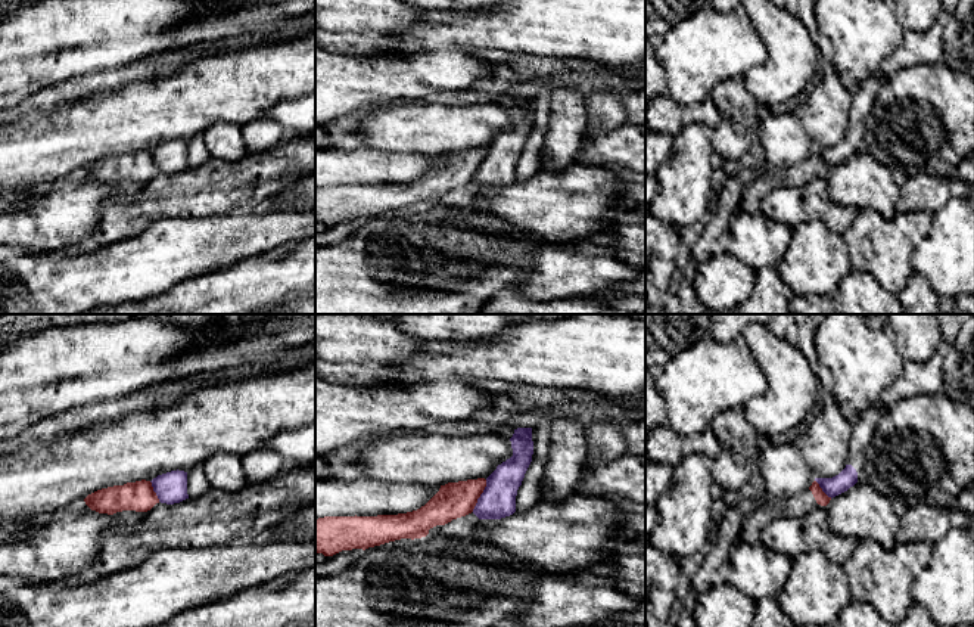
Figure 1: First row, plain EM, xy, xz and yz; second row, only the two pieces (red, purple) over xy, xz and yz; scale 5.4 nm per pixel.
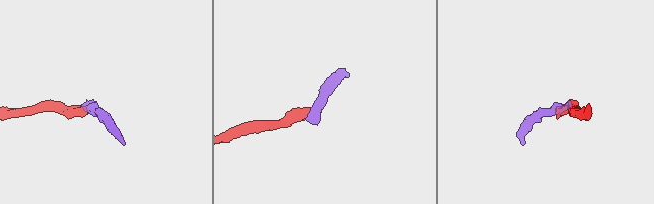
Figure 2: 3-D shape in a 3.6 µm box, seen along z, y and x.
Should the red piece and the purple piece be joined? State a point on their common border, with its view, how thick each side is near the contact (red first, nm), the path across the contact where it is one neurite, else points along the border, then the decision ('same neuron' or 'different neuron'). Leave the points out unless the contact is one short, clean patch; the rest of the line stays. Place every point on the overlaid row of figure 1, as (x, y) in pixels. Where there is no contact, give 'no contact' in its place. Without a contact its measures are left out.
contact xz (479, 496); calibres 200 and 190 nm; border xz (486, 480), (486, 486), (472, 511); different neuron

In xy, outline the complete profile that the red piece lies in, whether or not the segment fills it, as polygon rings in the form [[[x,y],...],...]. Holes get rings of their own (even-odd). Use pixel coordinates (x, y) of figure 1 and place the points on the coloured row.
[[[141,479],[97,490],[84,499],[85,505],[99,513],[113,515],[122,510],[147,512],[159,499],[152,482]]]

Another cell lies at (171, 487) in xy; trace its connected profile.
[[[184,471],[158,475],[150,482],[161,503],[174,505],[189,499],[187,472]]]

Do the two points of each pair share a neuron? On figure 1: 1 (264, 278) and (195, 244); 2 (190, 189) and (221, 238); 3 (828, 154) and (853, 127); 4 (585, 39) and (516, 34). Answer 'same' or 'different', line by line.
1: different
2: different
3: same
4: same

